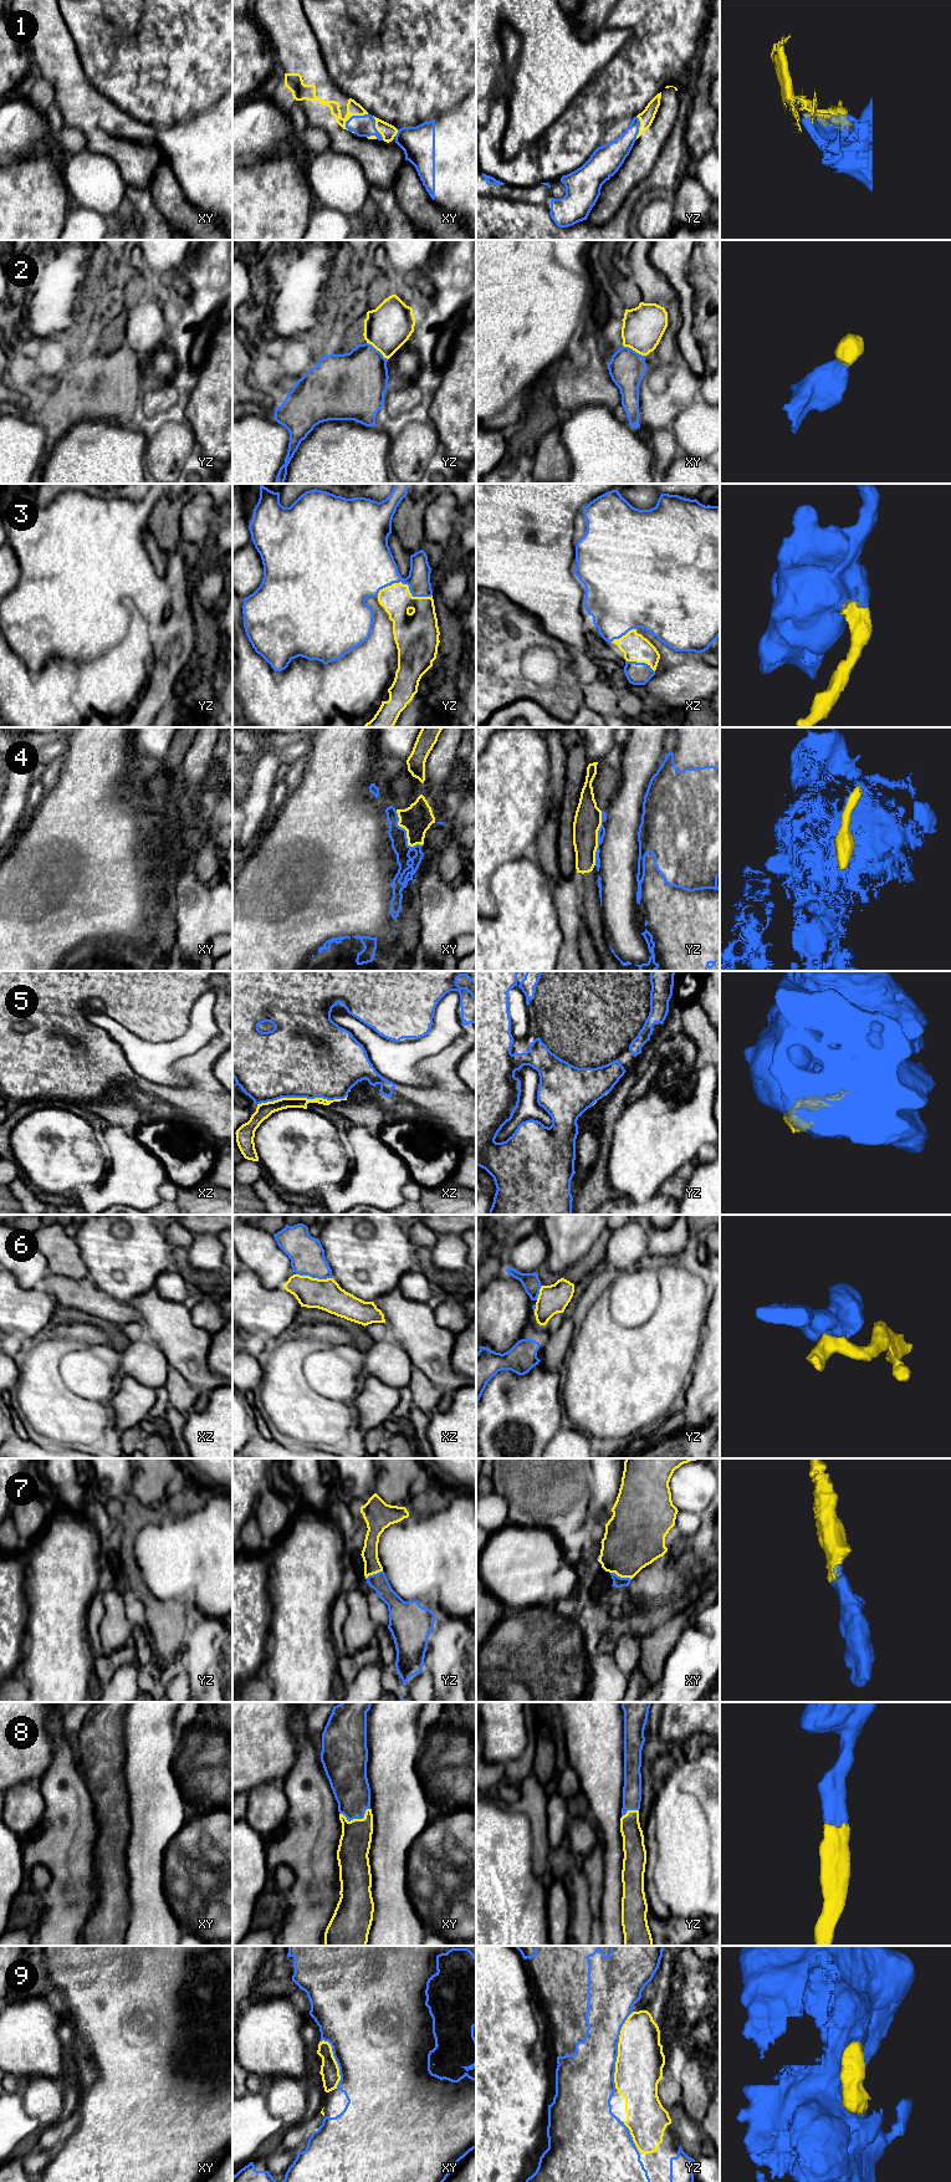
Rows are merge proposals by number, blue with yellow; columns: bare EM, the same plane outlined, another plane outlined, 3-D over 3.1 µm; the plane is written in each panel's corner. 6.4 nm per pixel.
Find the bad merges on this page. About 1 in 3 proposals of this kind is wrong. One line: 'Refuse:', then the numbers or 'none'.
Refuse: 4, 5, 6

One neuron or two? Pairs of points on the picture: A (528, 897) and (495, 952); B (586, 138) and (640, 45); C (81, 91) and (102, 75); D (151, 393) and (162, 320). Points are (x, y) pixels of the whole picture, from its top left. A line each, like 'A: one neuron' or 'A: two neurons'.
A: one neuron
B: one neuron
C: two neurons
D: two neurons

